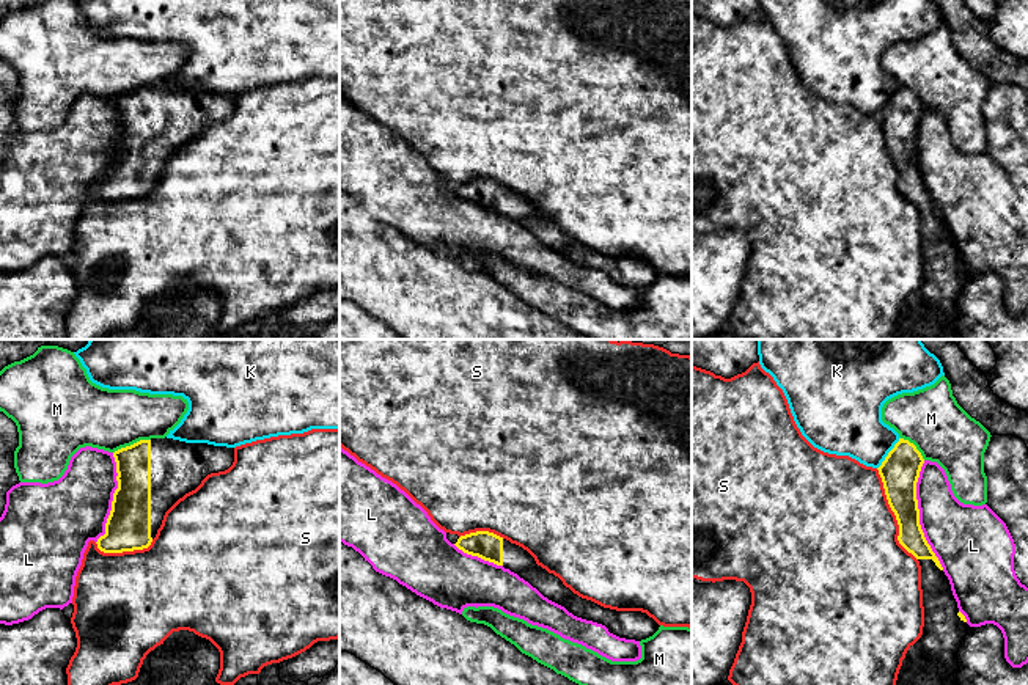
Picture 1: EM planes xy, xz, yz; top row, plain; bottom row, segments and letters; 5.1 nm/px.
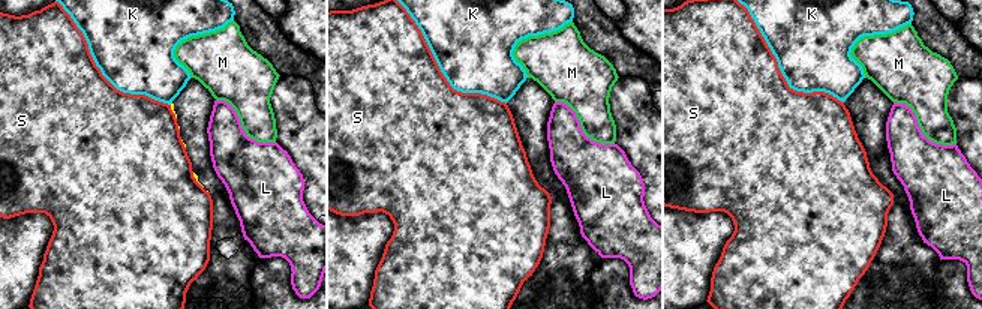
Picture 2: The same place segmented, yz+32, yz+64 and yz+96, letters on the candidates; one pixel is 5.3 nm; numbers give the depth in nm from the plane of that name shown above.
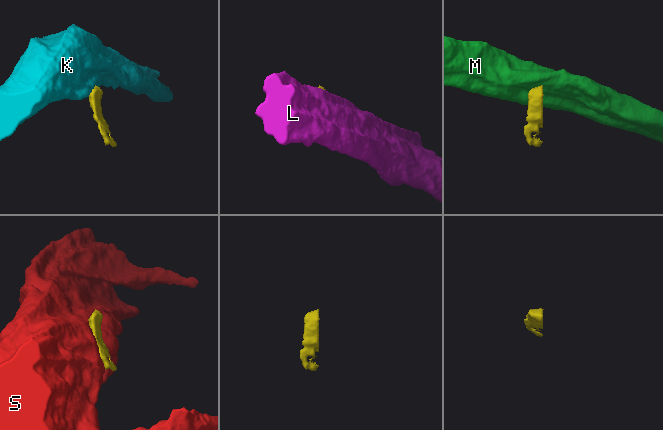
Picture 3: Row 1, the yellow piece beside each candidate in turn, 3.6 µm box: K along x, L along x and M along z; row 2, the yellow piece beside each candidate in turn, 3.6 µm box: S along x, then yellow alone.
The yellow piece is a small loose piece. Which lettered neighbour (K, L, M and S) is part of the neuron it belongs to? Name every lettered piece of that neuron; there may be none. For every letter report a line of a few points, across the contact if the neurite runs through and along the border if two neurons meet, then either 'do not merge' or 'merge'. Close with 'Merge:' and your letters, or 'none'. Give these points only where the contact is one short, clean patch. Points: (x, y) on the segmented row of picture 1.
K: line yz (899, 437), (877, 468); do not merge
L: do not merge
M: line xy (150, 439), (140, 439), (113, 453); do not merge
S: do not merge
Merge: none

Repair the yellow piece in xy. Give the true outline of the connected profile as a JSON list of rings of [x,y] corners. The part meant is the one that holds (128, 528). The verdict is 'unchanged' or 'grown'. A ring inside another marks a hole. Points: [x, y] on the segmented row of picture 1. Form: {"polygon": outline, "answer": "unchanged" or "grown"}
{"polygon": [[[173,438],[140,440],[113,452],[118,489],[113,493],[105,534],[97,539],[104,553],[148,548],[162,525],[165,512],[185,493],[195,490],[211,474],[228,470],[234,448],[207,443],[185,443]]], "answer": "grown"}

